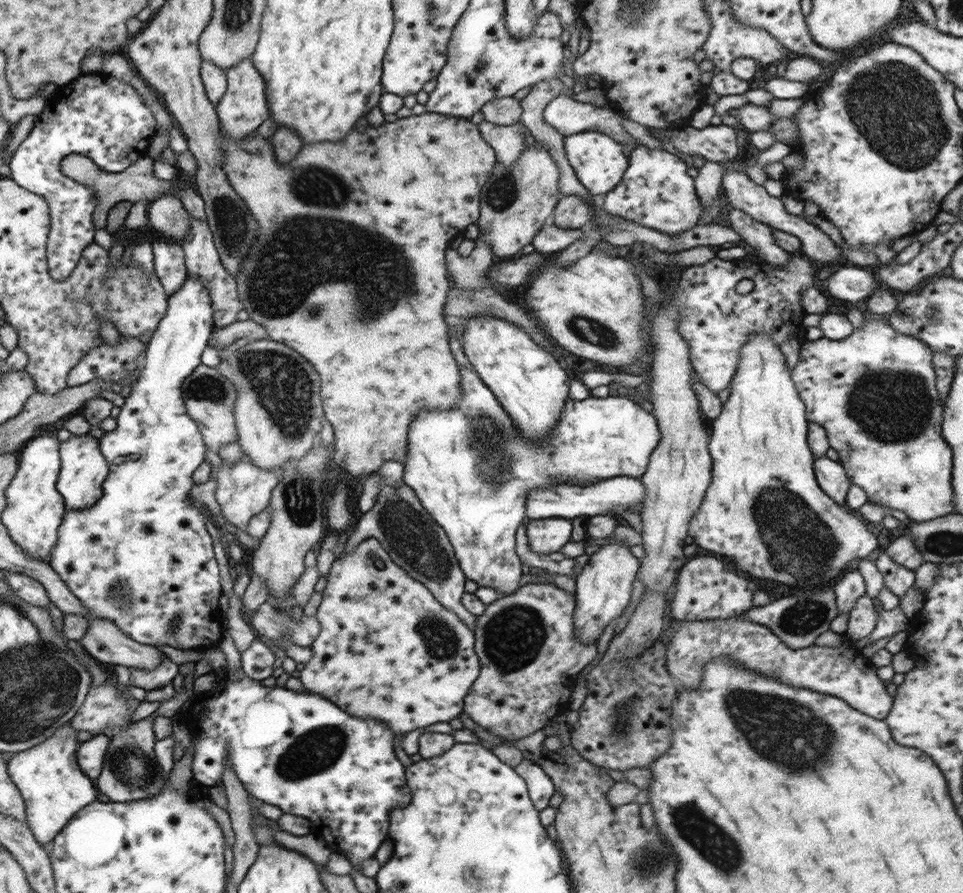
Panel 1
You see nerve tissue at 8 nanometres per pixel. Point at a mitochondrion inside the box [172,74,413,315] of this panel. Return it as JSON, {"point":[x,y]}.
{"point":[232,223]}

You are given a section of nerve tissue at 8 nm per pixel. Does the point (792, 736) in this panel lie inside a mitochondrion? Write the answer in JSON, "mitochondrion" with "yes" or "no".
{"mitochondrion":"yes"}

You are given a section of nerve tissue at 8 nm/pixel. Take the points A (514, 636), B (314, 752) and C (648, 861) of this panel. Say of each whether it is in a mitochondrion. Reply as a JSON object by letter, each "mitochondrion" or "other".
{"A":"mitochondrion","B":"mitochondrion","C":"mitochondrion"}

